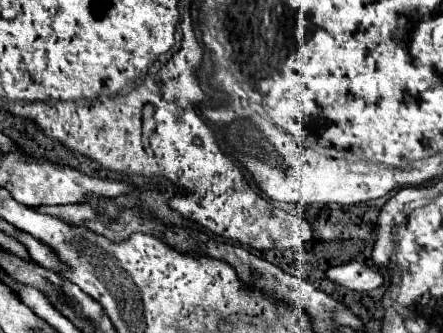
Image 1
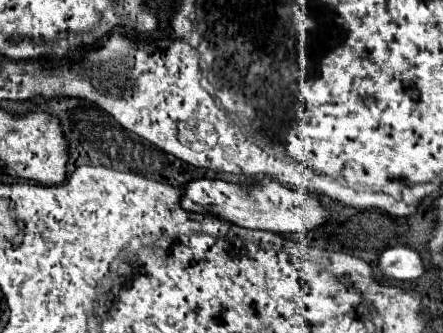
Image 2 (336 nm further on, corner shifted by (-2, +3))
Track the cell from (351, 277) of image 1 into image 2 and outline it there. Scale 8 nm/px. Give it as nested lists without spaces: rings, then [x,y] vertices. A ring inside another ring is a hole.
[[[403,245],[385,249],[377,257],[377,267],[379,267],[381,275],[385,275],[387,279],[397,279],[397,281],[417,279],[425,271],[419,253],[411,247],[403,247]]]

